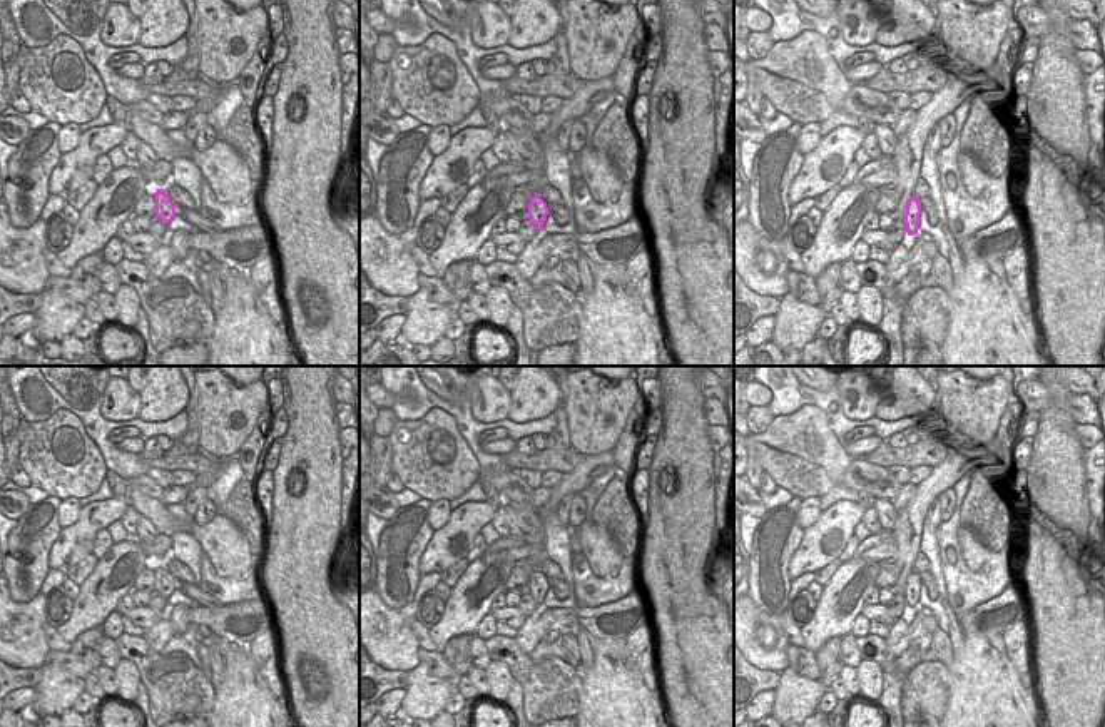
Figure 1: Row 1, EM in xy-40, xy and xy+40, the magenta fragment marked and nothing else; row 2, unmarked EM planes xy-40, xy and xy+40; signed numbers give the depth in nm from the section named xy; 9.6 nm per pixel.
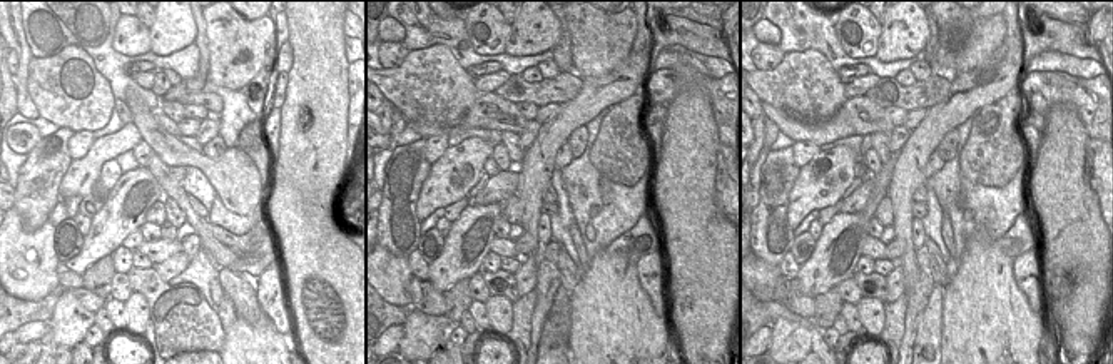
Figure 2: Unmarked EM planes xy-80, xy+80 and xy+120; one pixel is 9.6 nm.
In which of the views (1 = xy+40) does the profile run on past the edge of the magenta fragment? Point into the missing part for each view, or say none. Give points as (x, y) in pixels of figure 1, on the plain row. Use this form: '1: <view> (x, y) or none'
1: none

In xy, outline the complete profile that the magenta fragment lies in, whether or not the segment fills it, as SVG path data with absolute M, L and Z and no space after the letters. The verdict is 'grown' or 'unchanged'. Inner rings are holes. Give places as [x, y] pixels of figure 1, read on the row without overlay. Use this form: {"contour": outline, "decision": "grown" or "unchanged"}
{"contour": "M535 568L528 578L528 592L538 605L542 605L548 588L550 585L547 577L538 568Z", "decision": "unchanged"}

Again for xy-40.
{"contour": "M155 563L155 592L169 598L176 590L176 582L164 563Z", "decision": "unchanged"}

